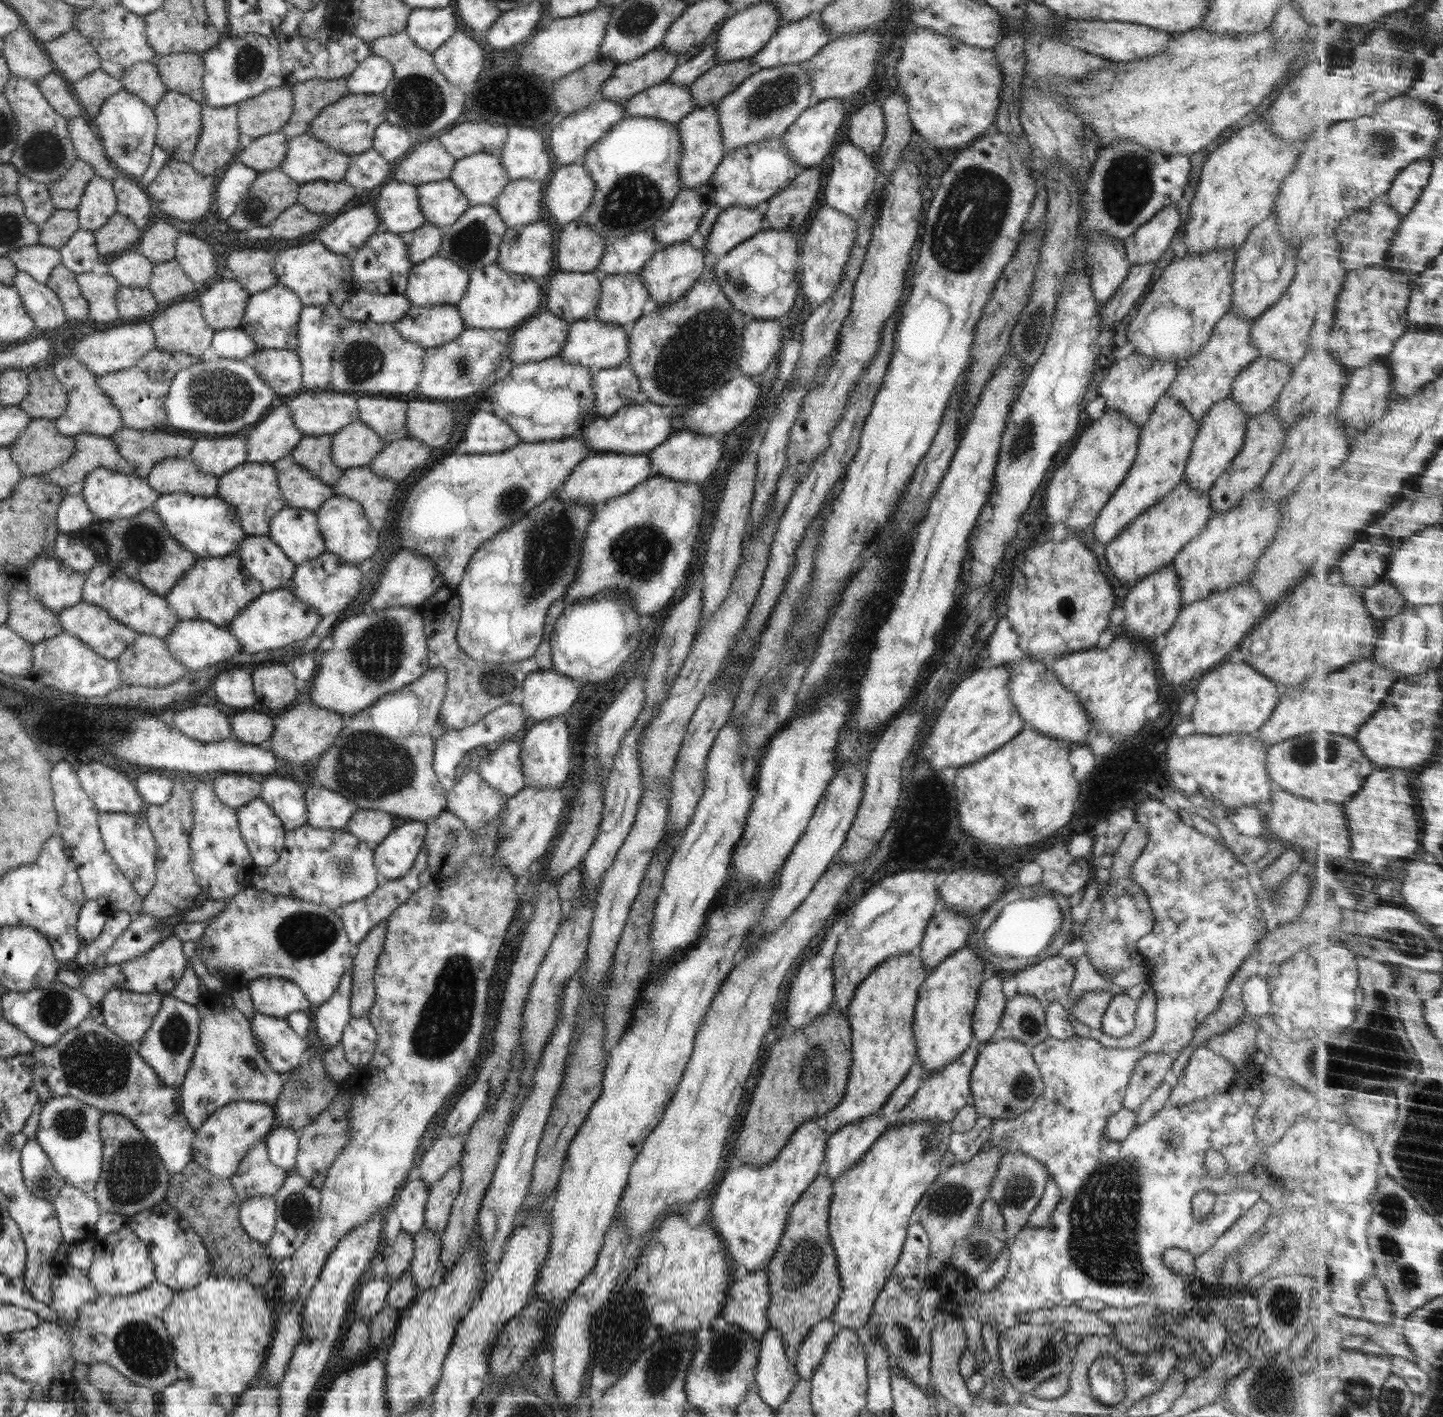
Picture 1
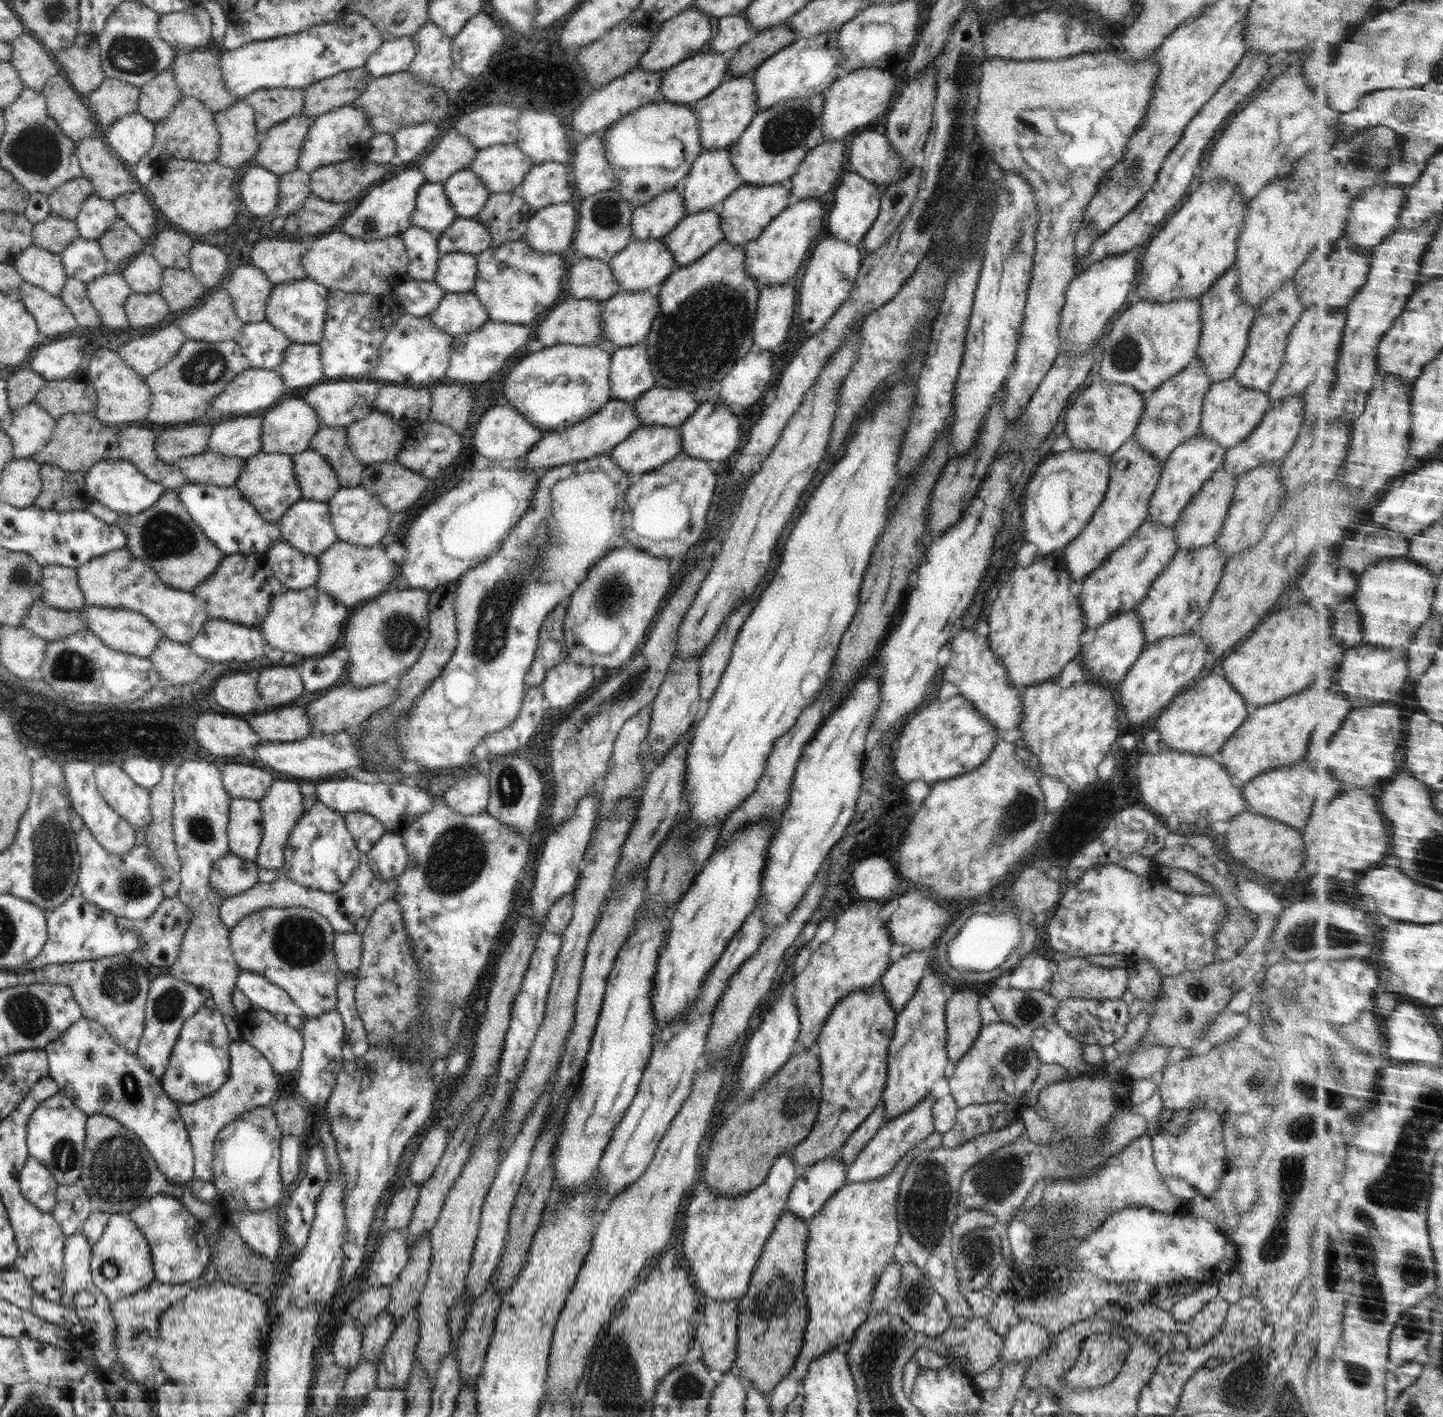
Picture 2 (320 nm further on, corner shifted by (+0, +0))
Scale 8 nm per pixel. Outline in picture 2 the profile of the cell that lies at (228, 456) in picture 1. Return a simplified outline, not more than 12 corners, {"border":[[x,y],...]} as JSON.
{"border":[[260,417],[213,424],[207,450],[248,459],[261,451]]}

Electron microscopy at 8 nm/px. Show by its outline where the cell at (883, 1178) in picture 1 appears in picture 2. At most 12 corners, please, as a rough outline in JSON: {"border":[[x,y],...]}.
{"border":[[905,1155],[807,1222],[809,1321],[790,1373],[846,1346],[894,1262]]}

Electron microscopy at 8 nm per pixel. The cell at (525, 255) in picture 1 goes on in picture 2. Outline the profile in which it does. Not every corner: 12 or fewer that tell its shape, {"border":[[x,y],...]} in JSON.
{"border":[[572,203],[535,211],[524,238],[537,251],[561,256],[574,246]]}

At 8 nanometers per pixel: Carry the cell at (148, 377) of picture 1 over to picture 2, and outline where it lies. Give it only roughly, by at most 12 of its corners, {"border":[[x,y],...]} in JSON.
{"border":[[187,339],[143,377],[147,420],[205,419],[250,367],[235,341]]}

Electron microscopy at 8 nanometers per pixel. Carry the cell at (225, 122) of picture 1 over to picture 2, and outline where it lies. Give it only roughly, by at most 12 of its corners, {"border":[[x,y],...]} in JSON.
{"border":[[237,100],[216,112],[220,152],[235,171],[258,152],[254,108]]}

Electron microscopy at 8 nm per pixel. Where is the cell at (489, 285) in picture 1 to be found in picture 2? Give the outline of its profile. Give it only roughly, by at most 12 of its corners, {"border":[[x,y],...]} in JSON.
{"border":[[522,236],[475,257],[490,319],[534,325],[554,309],[559,254]]}

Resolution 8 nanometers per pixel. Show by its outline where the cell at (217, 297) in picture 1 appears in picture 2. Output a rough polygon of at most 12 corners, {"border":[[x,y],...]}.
{"border":[[240,266],[221,286],[243,323],[265,320],[273,284]]}

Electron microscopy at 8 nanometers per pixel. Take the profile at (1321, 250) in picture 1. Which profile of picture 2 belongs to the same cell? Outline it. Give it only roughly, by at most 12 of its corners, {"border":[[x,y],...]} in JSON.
{"border":[[1284,284],[1261,305],[1233,377],[1267,392],[1304,309]]}

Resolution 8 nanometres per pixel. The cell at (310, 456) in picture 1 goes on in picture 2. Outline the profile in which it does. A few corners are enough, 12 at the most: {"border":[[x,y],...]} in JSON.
{"border":[[321,425],[309,448],[330,463],[341,487],[361,484],[366,465],[345,427]]}

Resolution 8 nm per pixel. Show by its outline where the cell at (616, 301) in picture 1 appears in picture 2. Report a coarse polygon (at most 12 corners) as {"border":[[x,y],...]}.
{"border":[[660,239],[609,260],[622,292],[660,293],[677,262]]}

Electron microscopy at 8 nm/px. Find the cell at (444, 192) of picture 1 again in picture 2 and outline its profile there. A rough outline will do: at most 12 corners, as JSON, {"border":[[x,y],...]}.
{"border":[[469,168],[443,187],[457,216],[476,218],[491,193]]}

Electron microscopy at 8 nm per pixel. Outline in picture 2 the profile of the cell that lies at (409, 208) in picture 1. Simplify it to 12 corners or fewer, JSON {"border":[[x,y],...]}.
{"border":[[443,183],[418,189],[412,224],[436,238],[457,214]]}

